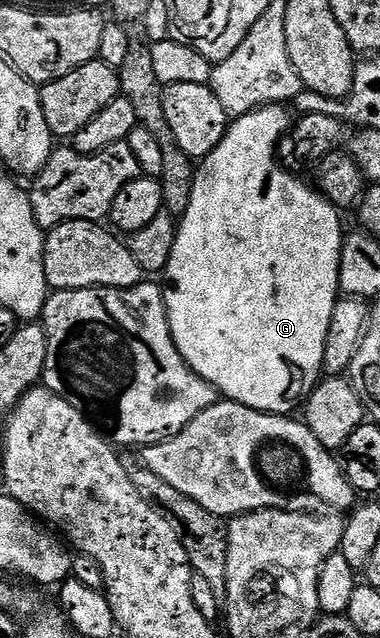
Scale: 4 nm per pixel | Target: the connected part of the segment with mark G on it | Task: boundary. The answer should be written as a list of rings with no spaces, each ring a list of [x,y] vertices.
[[[283,104],[262,106],[259,110],[234,119],[228,125],[221,144],[217,144],[217,148],[213,148],[213,152],[209,152],[209,156],[198,163],[193,196],[189,200],[189,208],[181,215],[181,221],[175,231],[173,256],[169,256],[169,264],[165,271],[167,282],[165,281],[163,286],[169,328],[177,344],[177,352],[181,352],[185,364],[189,364],[189,368],[197,372],[197,376],[201,376],[201,380],[210,384],[226,401],[245,404],[249,408],[266,414],[284,416],[294,415],[300,409],[301,403],[315,389],[323,374],[325,340],[329,332],[329,324],[333,320],[333,308],[337,295],[340,293],[339,265],[345,237],[343,222],[339,219],[340,211],[336,206],[324,198],[314,185],[306,186],[301,179],[295,178],[299,176],[279,165],[277,157],[279,139],[291,129],[292,125],[292,115],[288,107]]]

